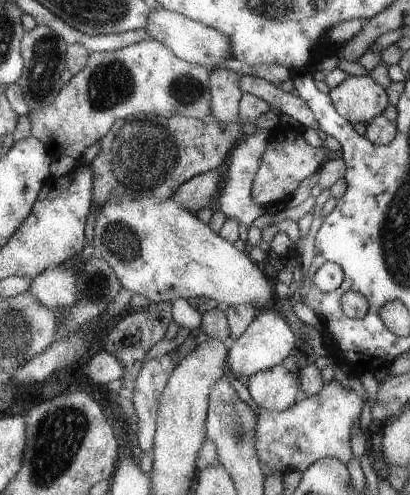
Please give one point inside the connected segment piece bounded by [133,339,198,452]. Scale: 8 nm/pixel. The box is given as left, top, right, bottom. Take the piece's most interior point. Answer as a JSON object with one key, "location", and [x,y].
{"location":[151,380]}

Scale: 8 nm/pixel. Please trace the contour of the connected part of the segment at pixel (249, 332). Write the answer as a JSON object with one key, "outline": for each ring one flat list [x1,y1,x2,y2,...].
{"outline":[[279,309,260,311,260,314,252,321,252,324,235,341,229,343,227,365,231,370,230,376,235,376,236,378,238,374,240,376,252,376,257,372,282,364,284,357,288,356,290,351,295,348,294,342,296,342,294,330,286,322,285,317]]}

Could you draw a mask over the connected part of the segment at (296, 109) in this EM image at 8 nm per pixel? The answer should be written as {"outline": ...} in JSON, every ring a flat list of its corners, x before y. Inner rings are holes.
{"outline":[[242,75,240,88,243,94,248,93,265,100,279,114,288,114,301,124,301,129,318,129,319,124,315,114,307,102,300,96,283,91,280,87,254,75]]}

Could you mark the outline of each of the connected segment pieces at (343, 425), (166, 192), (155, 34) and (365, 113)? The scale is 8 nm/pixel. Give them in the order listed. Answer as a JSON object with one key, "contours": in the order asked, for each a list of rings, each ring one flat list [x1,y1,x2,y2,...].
{"contours":[[[332,379,318,394,296,401,286,410,276,412,260,408,255,426,255,447,262,472,266,477,272,473,304,472,311,464,326,457,341,460,346,465,353,458,350,427,359,418,363,404,354,389,347,389]],[[138,113,126,118,117,118,111,129,99,140,100,150,94,160,90,162,93,170,92,201,102,207,116,192,122,199,143,199,154,197,163,201,171,196,192,177,200,173,222,169,229,152,243,137,240,116,236,121,221,123,210,114,204,118,174,115,170,118,159,117,157,114]],[[151,9,148,24,144,29,150,33,152,39,167,44,178,58,210,70,215,64,232,58,229,56,229,38,223,32,168,9]],[[348,75,329,95,336,112,352,124,371,122,389,104,385,88,370,75]]]}

